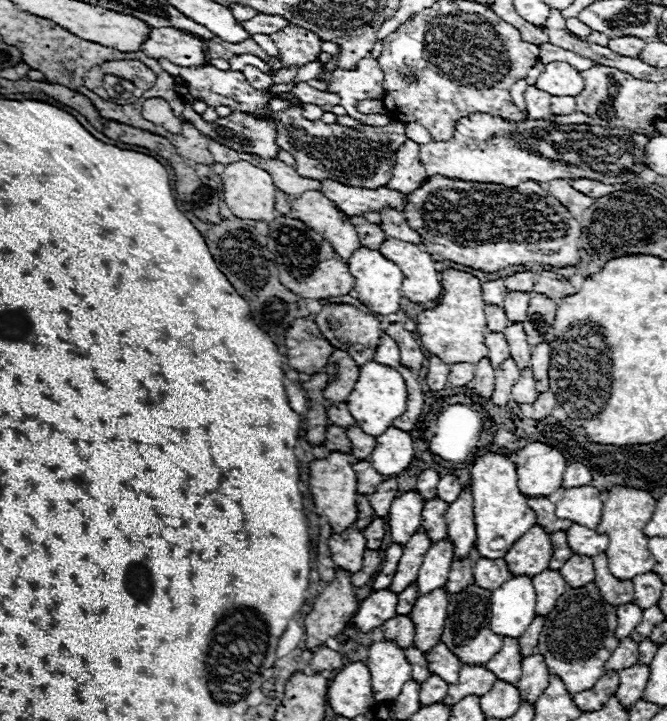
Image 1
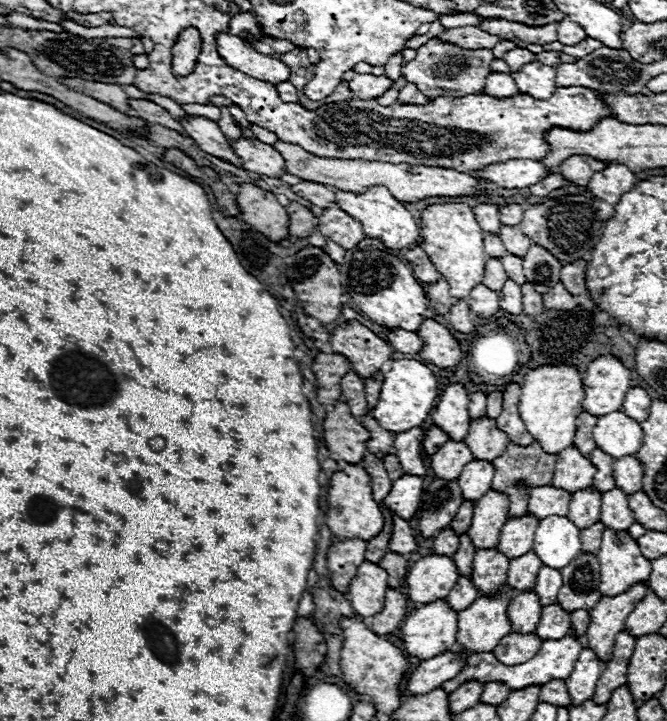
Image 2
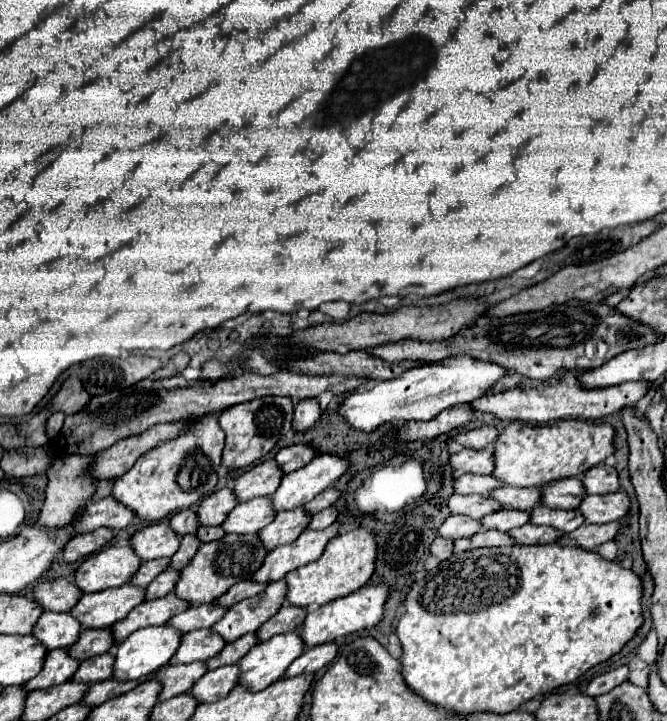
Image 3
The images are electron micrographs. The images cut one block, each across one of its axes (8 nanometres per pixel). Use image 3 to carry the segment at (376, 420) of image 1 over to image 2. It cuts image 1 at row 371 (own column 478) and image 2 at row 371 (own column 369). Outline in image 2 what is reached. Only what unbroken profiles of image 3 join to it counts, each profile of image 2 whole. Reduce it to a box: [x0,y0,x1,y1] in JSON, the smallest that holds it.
[370,360,438,434]

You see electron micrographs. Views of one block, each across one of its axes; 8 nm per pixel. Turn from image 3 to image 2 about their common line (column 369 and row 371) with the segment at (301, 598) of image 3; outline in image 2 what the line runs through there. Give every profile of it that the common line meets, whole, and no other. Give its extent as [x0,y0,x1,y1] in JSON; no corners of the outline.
[520,364,584,452]

